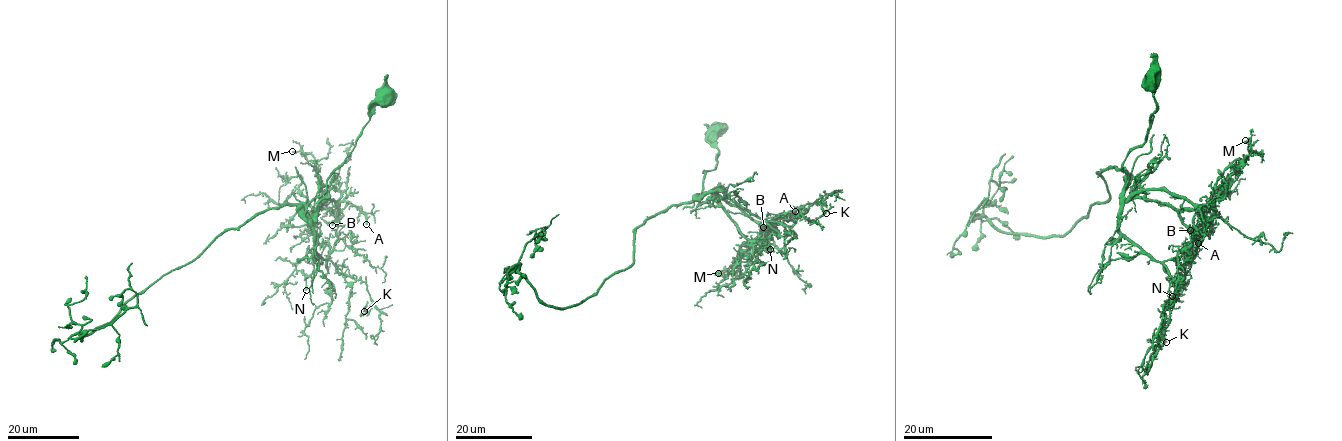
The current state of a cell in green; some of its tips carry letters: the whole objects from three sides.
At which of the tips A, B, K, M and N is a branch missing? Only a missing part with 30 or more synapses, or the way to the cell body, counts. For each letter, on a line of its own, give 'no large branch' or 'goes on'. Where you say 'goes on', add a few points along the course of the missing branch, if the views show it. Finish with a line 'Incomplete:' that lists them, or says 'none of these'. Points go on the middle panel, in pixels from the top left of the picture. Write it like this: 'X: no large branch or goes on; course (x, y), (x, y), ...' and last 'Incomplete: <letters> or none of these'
A: goes on; course (795, 211), (811, 198), (813, 192)
B: no large branch
K: no large branch
M: no large branch
N: no large branch
Incomplete: A

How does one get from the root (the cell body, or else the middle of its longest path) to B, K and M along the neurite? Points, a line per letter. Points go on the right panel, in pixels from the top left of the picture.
B: (1153, 80), (1157, 107), (1145, 140), (1122, 163), (1123, 195), (1181, 195), (1196, 209), (1197, 229), (1190, 230)
K: (1153, 80), (1147, 135), (1122, 163), (1129, 180), (1118, 230), (1175, 284), (1156, 335), (1166, 342)
M: (1153, 80), (1157, 107), (1147, 135), (1122, 163), (1126, 198), (1201, 209), (1223, 170), (1247, 159), (1245, 140)

